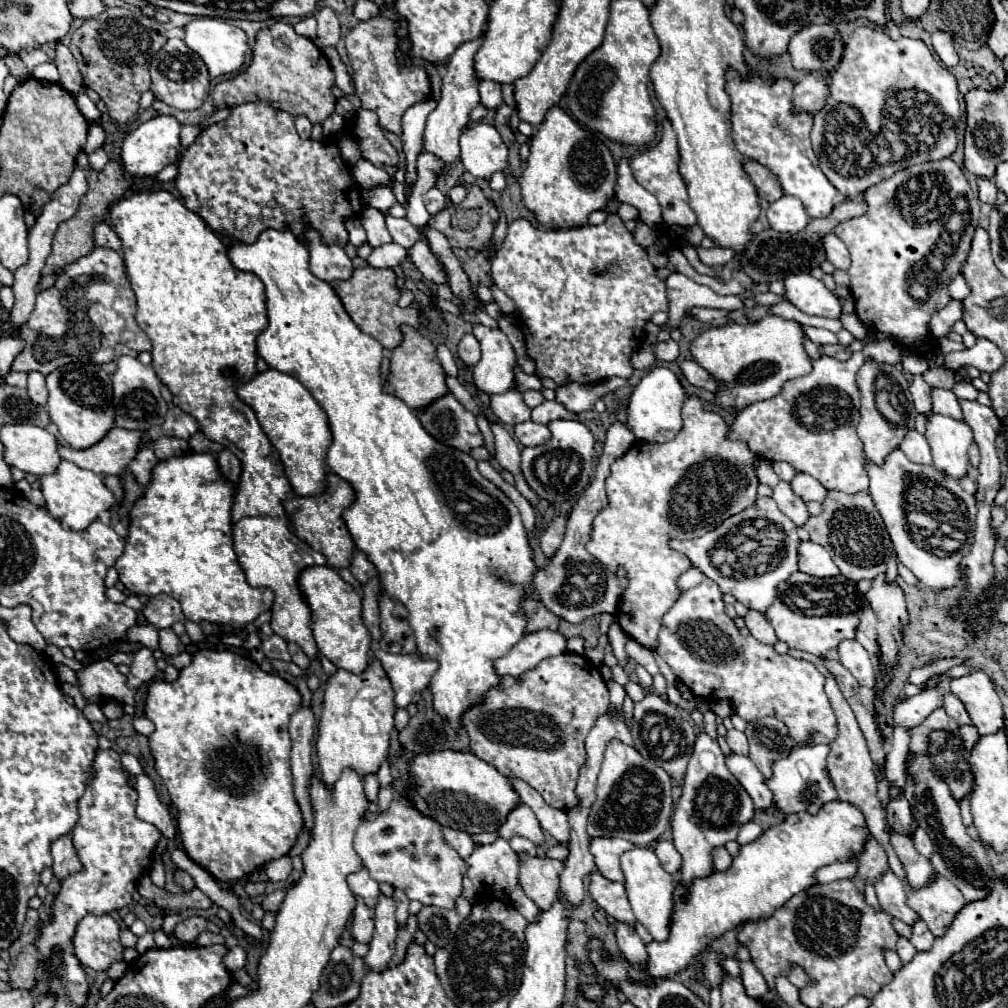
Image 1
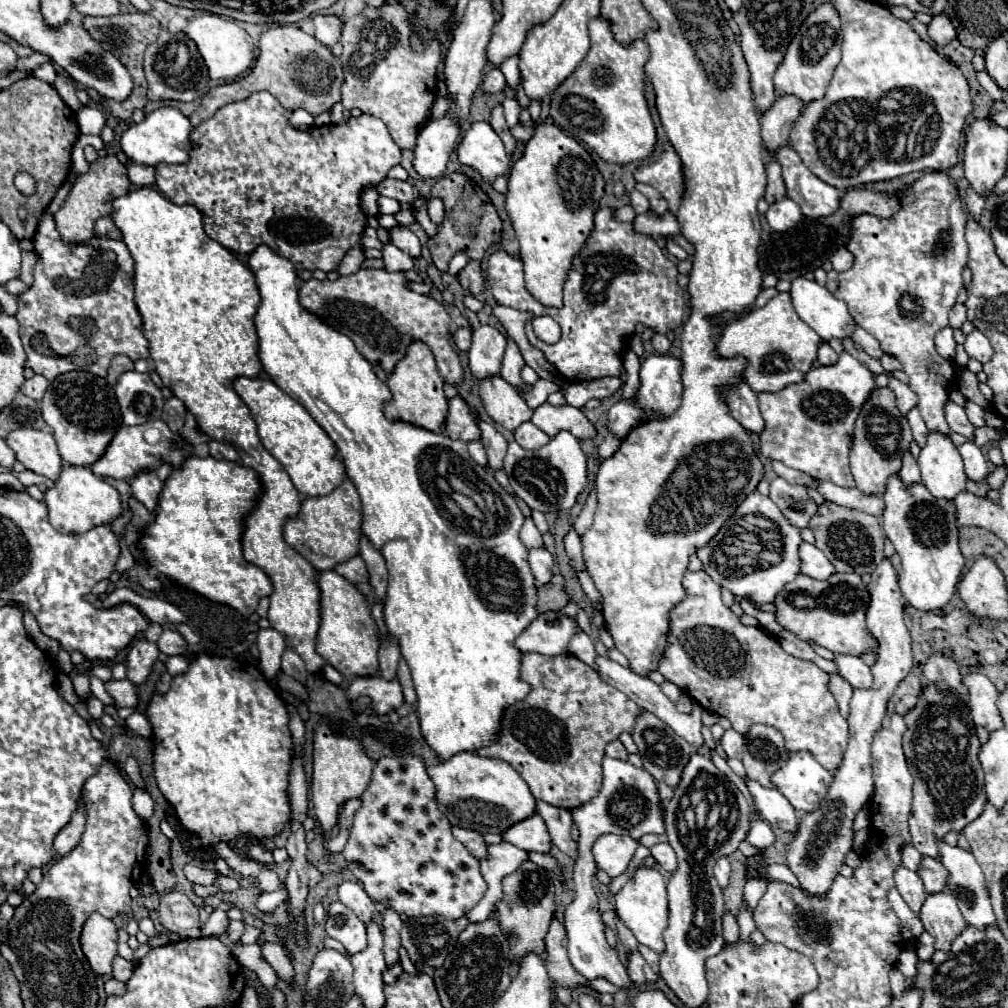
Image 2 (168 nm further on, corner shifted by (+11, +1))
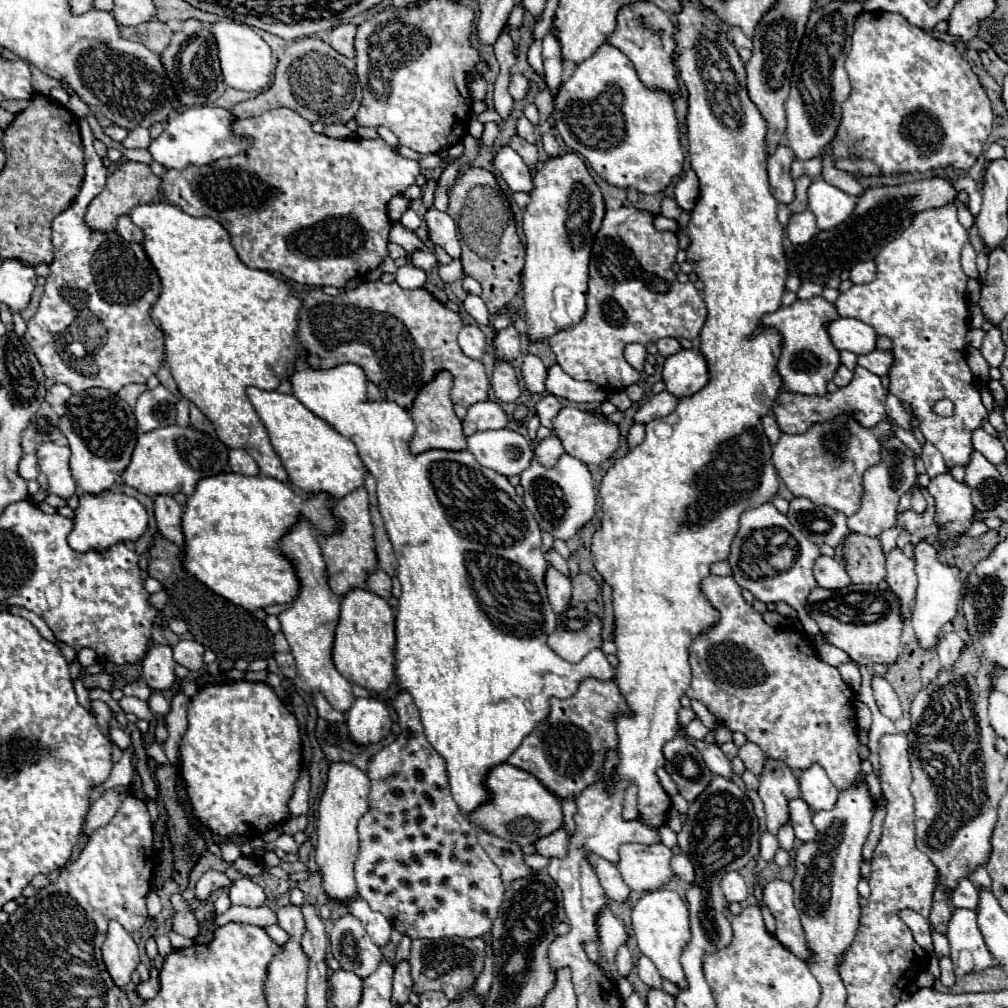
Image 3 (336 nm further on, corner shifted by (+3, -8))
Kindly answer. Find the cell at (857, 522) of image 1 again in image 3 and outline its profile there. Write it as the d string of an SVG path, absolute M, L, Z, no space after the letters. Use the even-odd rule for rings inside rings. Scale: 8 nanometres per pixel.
M852 532L844 542L842 558L854 584L878 584L886 578L886 554L878 538Z

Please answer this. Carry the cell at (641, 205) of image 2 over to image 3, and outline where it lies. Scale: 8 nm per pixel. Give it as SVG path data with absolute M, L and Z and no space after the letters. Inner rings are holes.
M664 198L664 200L662 200L662 204L660 204L660 214L662 214L662 216L676 220L676 218L680 216L680 212L682 212L682 210L674 204L672 198Z

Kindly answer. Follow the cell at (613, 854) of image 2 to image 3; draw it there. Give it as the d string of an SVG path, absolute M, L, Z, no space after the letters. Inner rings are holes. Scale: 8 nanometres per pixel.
M624 844L616 868L632 890L648 892L662 888L672 878L670 858L672 852L664 844Z

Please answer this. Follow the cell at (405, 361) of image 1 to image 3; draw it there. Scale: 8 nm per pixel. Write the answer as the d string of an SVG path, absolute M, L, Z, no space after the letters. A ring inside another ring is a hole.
M440 370L418 392L412 406L408 408L408 412L410 412L410 416L412 416L414 424L416 424L416 434L410 440L412 454L420 454L420 452L430 450L430 448L442 448L442 450L464 450L466 448L466 436L462 434L460 418L452 410L450 388L452 388L452 376L448 374L448 370Z

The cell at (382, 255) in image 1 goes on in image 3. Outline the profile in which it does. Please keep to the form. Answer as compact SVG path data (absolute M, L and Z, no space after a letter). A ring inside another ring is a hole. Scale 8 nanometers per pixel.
M404 264L396 270L396 282L400 288L422 288L426 282L426 274L424 270L412 266L412 264Z

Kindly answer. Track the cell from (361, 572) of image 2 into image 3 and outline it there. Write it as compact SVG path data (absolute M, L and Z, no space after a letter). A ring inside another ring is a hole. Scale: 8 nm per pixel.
M374 570L368 580L366 580L366 588L378 596L382 596L384 600L390 600L390 588L392 588L392 580L382 572L382 570Z

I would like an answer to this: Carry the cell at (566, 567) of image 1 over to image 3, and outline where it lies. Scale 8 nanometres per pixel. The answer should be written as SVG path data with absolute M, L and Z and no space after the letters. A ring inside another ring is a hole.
M666 390L652 396L650 400L646 400L634 414L634 424L646 424L650 420L656 420L656 418L664 418L668 416L678 404L678 398L668 394Z

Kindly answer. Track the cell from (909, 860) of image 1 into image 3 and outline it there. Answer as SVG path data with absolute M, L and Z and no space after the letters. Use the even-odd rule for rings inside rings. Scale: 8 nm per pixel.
M962 878L958 882L958 886L956 886L956 890L952 890L950 902L956 908L970 908L970 910L974 910L978 906L978 890L976 890L976 886L968 878Z

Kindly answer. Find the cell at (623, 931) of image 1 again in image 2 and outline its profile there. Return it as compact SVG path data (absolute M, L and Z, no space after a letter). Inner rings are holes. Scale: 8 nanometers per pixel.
M638 951L628 957L628 975L636 985L656 983L656 979L658 979L658 975L648 967L646 959Z

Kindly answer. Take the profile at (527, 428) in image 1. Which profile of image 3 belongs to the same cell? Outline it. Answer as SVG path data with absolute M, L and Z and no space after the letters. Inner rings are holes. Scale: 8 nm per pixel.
M548 436L544 440L540 440L534 446L534 458L542 464L542 466L554 466L556 460L564 454L564 448L560 444L560 440L556 436Z

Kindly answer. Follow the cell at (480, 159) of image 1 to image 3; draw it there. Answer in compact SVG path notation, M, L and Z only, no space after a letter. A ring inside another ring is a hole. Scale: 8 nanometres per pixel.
M500 146L492 158L492 164L500 172L500 176L506 180L506 184L512 192L518 192L518 190L530 192L532 190L530 168L510 146Z

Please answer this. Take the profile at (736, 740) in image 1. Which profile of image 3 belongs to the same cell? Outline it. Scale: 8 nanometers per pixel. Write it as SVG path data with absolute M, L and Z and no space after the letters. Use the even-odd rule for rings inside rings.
M746 742L740 750L738 750L738 758L744 762L746 770L750 770L752 774L760 776L762 772L762 766L764 766L764 760L766 760L766 754L752 742Z

